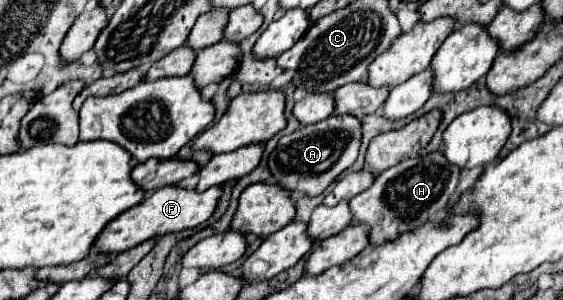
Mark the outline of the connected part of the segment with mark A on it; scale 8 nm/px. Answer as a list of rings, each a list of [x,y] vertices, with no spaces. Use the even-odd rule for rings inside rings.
[[[331,115],[319,123],[303,125],[291,135],[279,139],[275,151],[269,155],[271,175],[281,187],[289,191],[305,191],[307,195],[321,195],[345,169],[349,169],[359,153],[361,121],[353,115]]]

